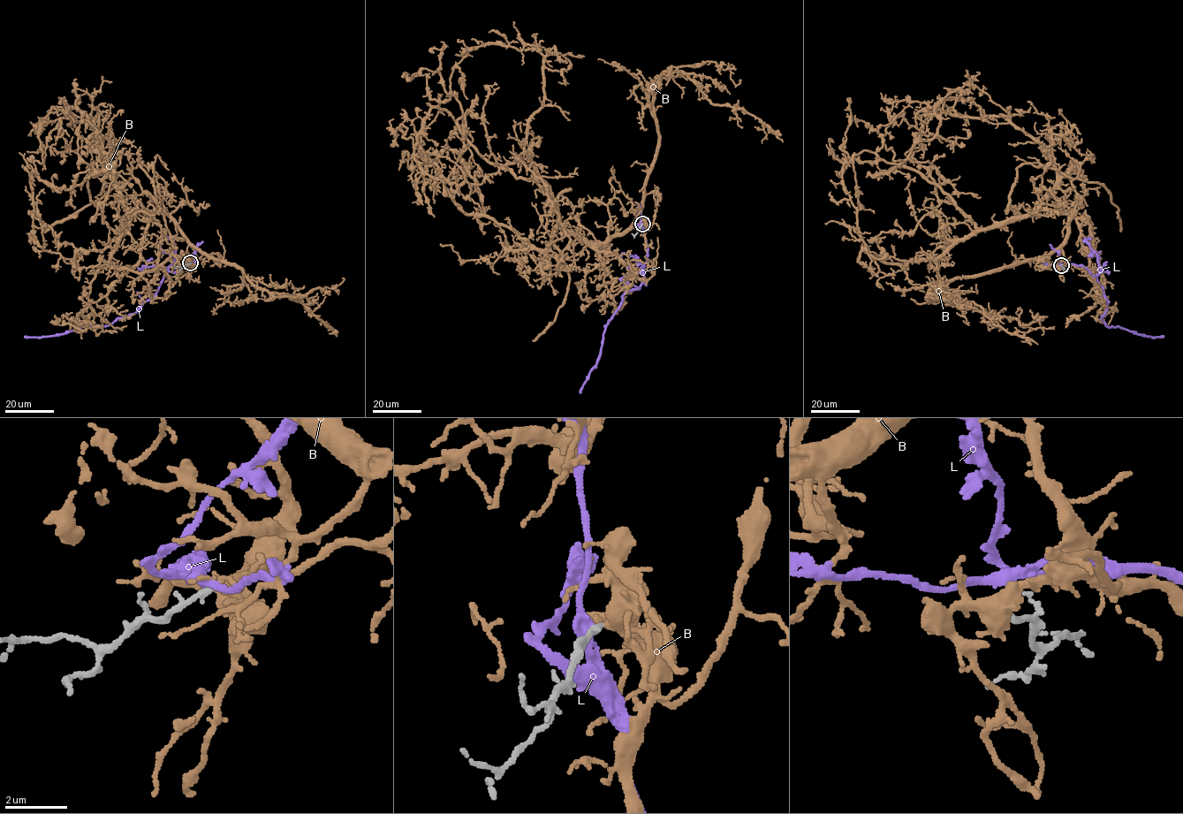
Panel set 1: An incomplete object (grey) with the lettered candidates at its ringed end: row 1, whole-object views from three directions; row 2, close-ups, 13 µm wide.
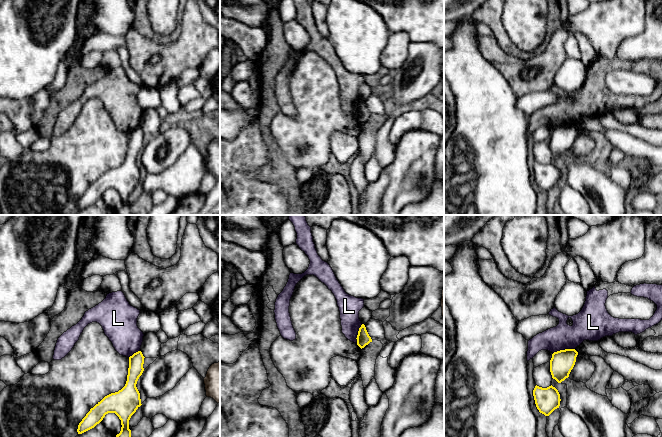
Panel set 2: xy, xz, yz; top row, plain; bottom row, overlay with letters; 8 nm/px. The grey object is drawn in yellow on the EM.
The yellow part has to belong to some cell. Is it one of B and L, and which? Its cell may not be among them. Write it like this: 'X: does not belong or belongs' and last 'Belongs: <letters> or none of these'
B: belongs
L: does not belong
Belongs: B

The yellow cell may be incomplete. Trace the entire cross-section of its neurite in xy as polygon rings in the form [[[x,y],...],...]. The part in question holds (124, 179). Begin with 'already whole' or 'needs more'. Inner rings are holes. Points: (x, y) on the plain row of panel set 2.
already whole | [[[141,127],[129,133],[129,144],[125,162],[118,168],[105,172],[90,185],[78,201],[78,210],[94,204],[103,196],[106,190],[115,189],[121,196],[122,201],[120,209],[116,211],[117,215],[131,215],[129,196],[142,181],[136,160],[144,147],[144,134]]]

